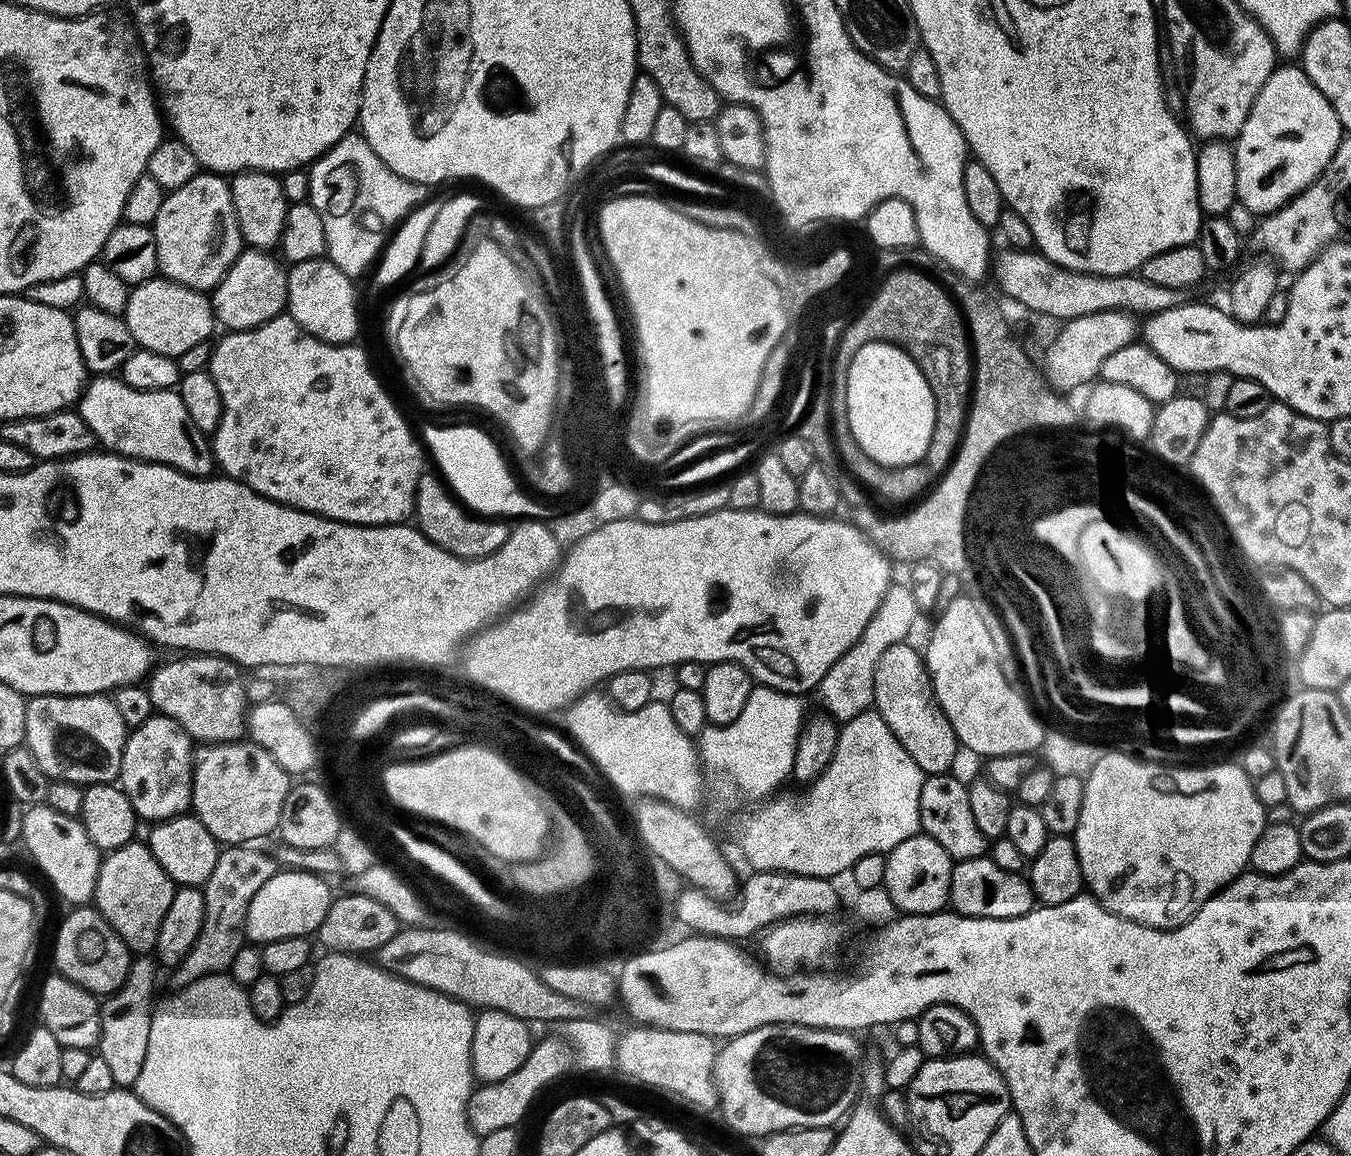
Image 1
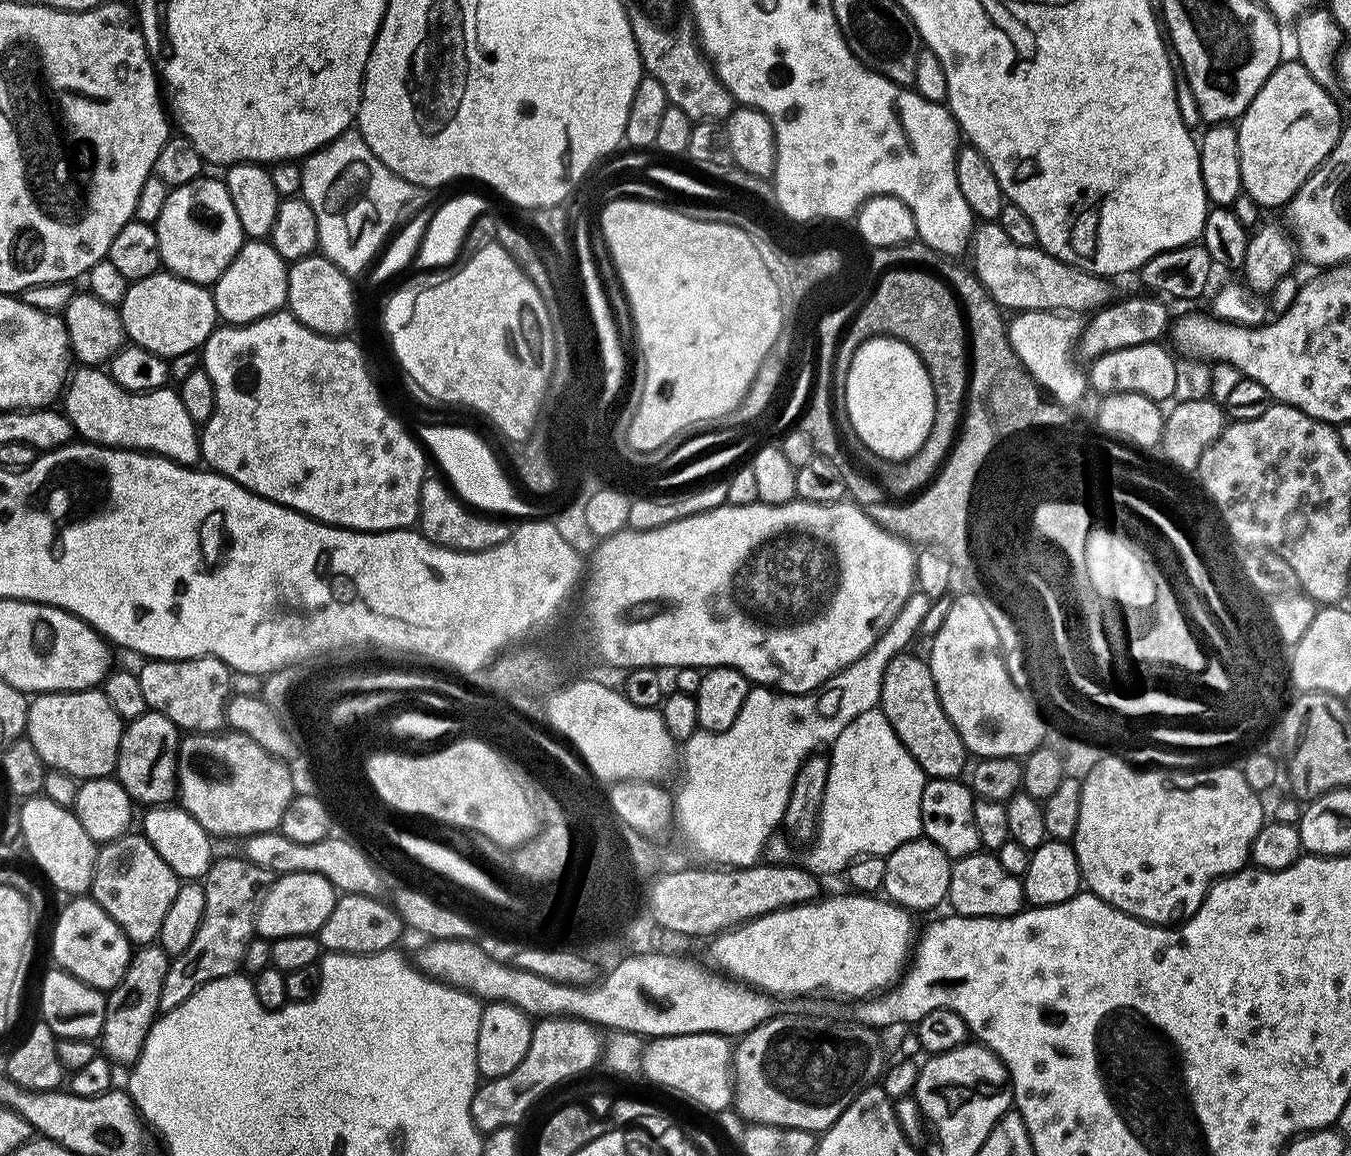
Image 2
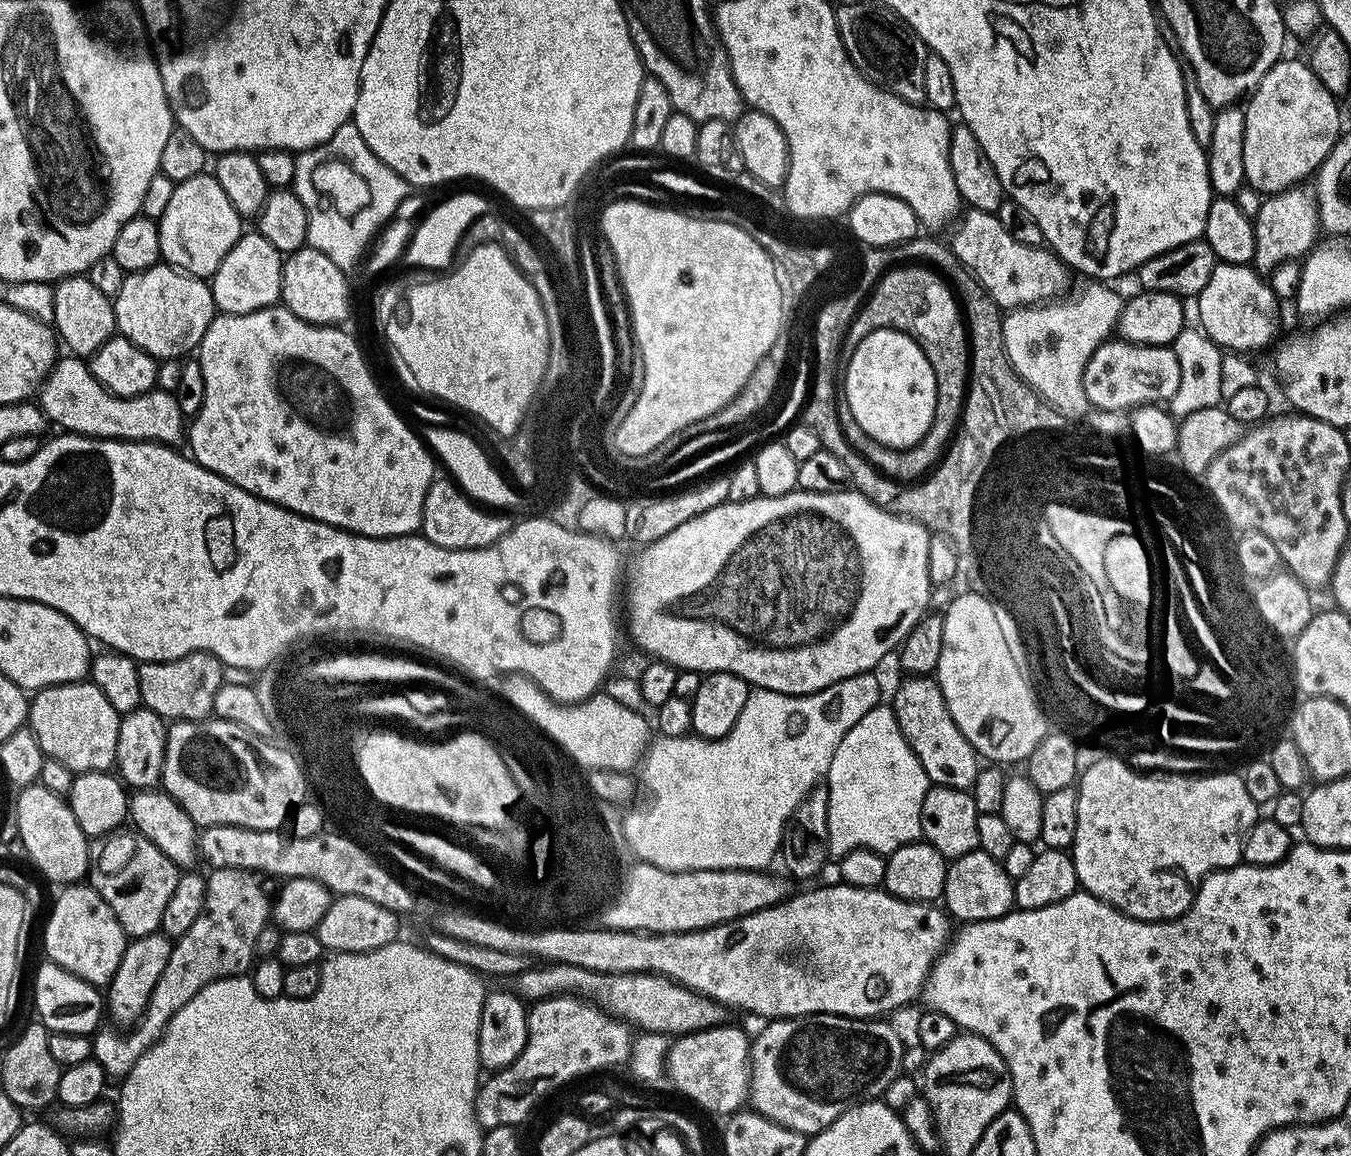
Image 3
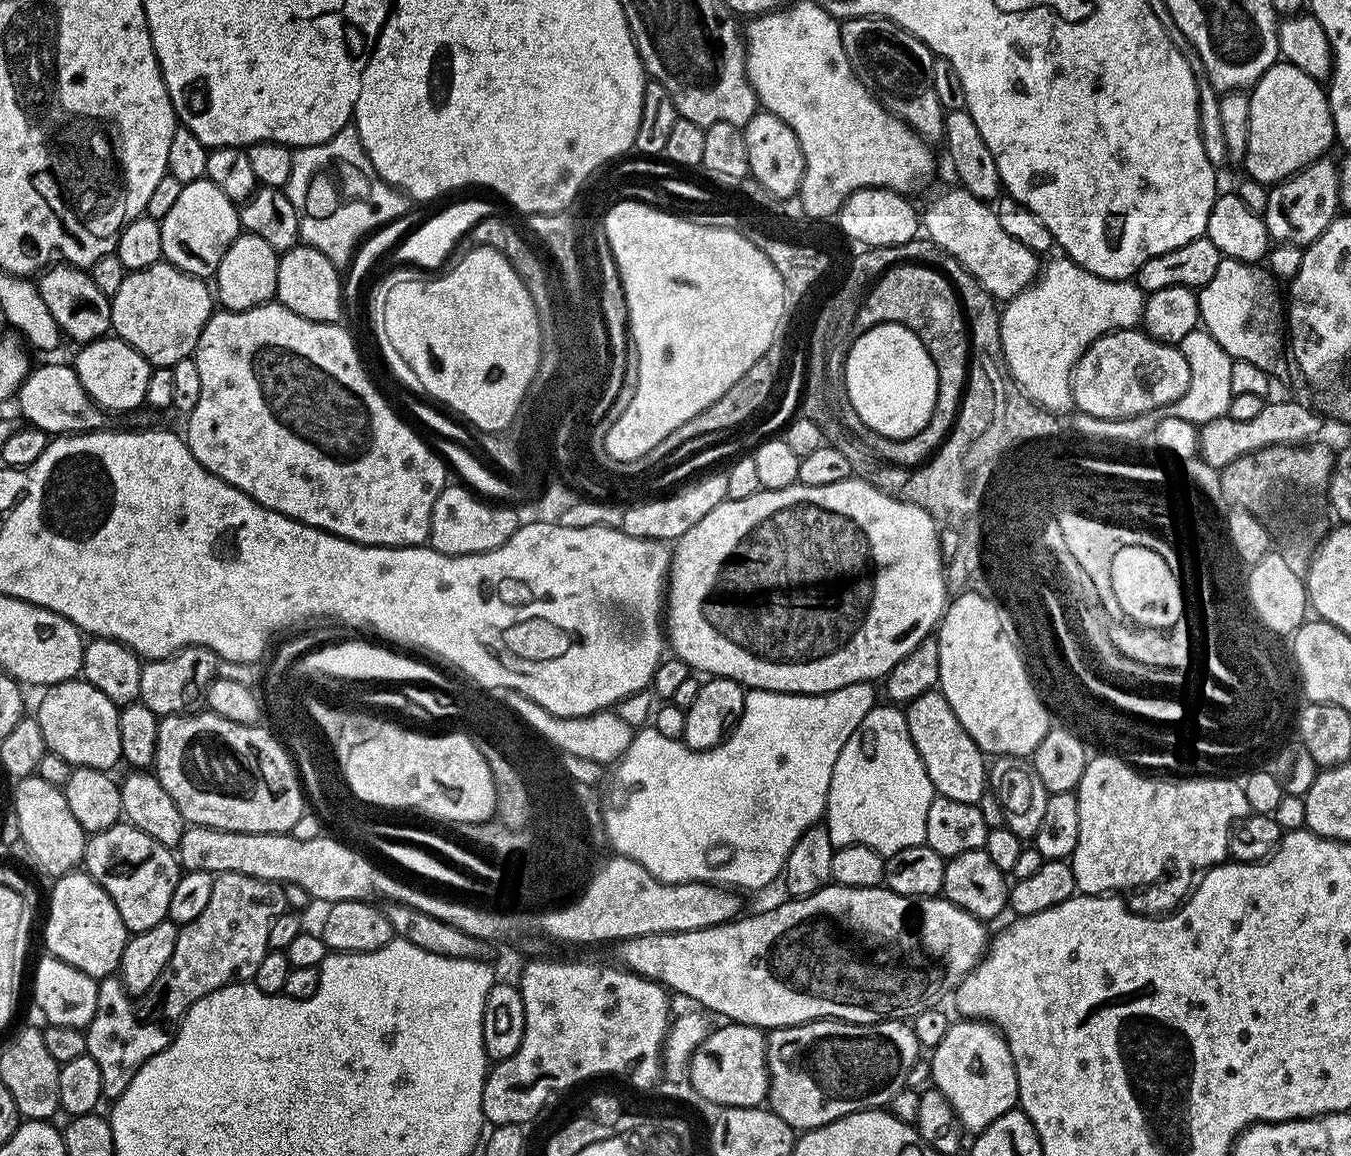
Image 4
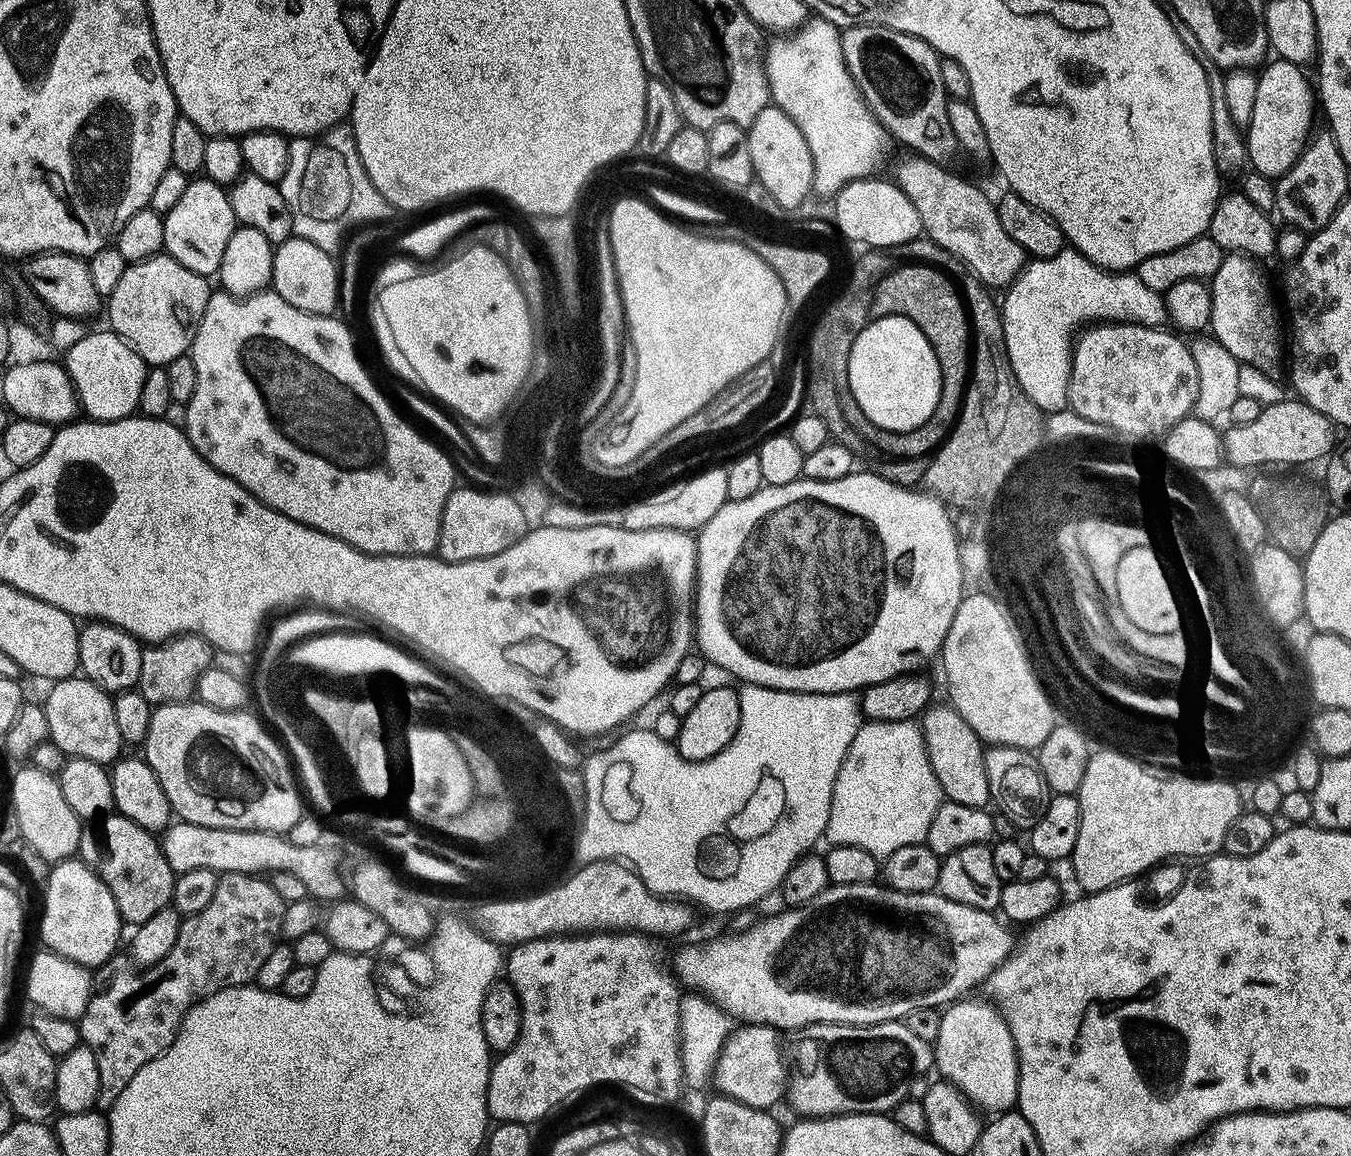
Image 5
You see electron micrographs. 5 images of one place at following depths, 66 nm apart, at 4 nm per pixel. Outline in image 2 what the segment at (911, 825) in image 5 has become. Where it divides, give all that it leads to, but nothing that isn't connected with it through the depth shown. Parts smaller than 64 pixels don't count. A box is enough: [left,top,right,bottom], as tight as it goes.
[806,707,925,877]

